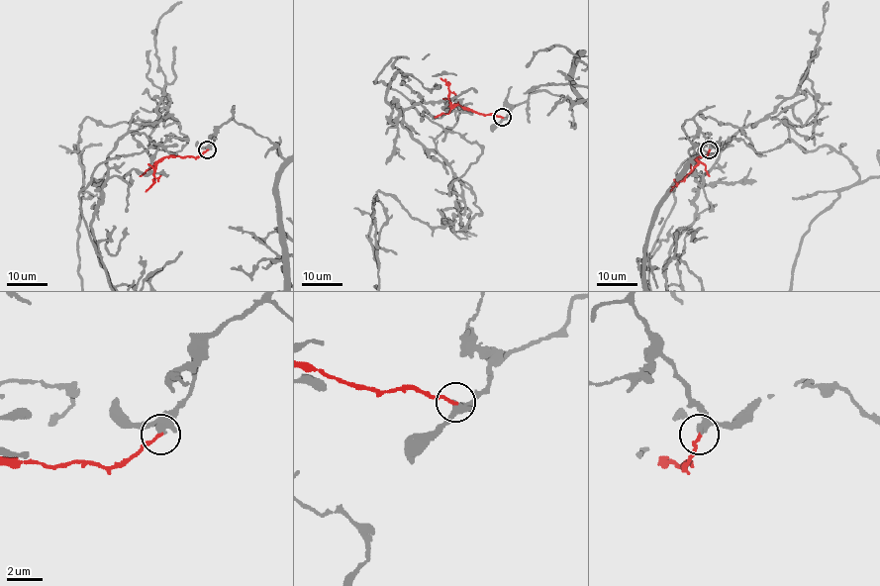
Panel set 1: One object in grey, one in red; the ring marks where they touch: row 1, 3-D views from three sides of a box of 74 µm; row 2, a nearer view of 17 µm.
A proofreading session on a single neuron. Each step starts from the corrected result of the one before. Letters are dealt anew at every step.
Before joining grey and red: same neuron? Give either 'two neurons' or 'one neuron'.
two neurons

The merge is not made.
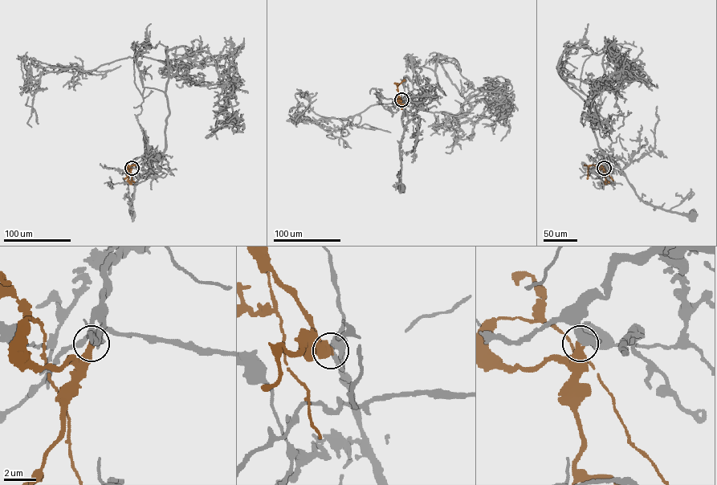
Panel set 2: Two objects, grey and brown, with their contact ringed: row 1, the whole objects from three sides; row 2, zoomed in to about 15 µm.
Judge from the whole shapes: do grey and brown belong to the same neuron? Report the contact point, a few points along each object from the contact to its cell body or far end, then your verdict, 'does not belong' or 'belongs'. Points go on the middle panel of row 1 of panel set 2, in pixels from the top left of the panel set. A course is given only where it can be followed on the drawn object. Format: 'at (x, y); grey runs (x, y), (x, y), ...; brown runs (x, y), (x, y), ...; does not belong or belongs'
at (401, 99); grey runs (401, 99), (409, 120), (405, 128), (400, 145), (402, 188); brown runs (401, 99), (397, 83), (394, 83); belongs

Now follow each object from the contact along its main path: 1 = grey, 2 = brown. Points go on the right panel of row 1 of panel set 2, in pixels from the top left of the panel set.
1: (604, 168), (610, 164), (620, 169), (635, 193), (645, 202), (692, 215)
2: (604, 168), (589, 165), (587, 178)

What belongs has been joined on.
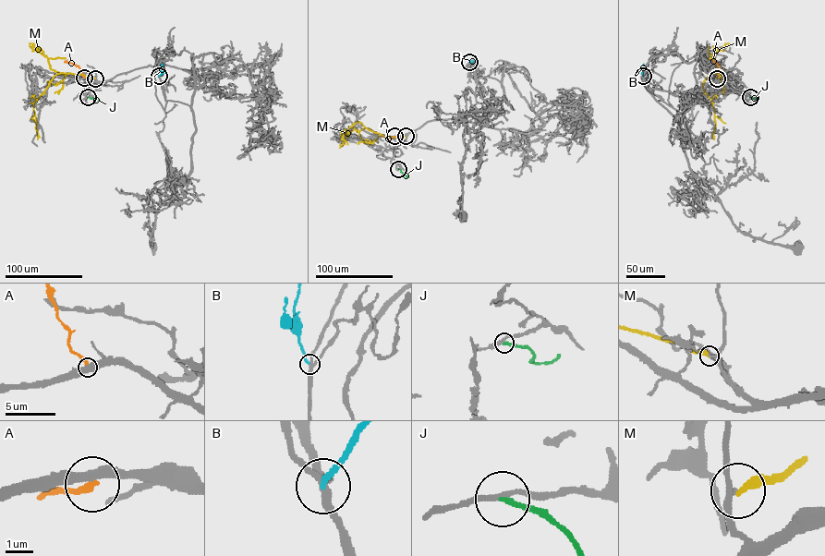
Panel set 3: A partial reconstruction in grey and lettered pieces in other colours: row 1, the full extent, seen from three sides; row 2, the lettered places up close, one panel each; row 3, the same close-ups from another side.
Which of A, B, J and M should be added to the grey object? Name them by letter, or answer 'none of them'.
none of them

